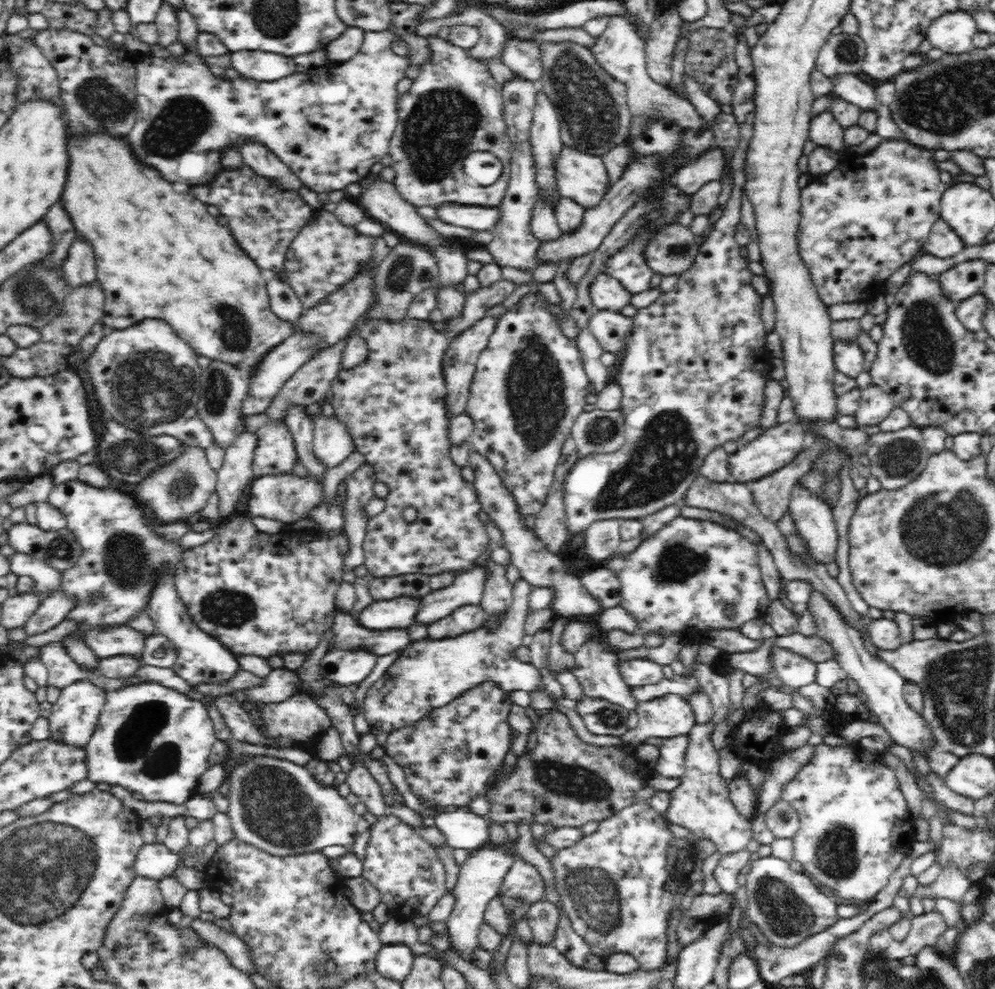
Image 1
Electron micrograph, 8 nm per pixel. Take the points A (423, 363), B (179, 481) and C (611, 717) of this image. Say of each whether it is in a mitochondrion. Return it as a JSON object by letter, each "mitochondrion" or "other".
{"A":"other","B":"mitochondrion","C":"mitochondrion"}

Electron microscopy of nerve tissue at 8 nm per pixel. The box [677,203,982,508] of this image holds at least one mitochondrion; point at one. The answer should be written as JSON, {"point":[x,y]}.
{"point":[926,338]}

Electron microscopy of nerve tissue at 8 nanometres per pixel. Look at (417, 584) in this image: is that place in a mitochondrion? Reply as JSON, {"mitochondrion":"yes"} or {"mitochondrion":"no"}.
{"mitochondrion":"no"}

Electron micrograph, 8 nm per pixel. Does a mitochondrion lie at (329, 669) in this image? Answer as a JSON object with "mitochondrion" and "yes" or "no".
{"mitochondrion":"no"}

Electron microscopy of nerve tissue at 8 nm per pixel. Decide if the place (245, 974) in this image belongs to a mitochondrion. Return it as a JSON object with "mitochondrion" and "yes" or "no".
{"mitochondrion":"no"}

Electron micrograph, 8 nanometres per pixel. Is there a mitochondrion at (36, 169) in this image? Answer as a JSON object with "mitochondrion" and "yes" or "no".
{"mitochondrion":"no"}

